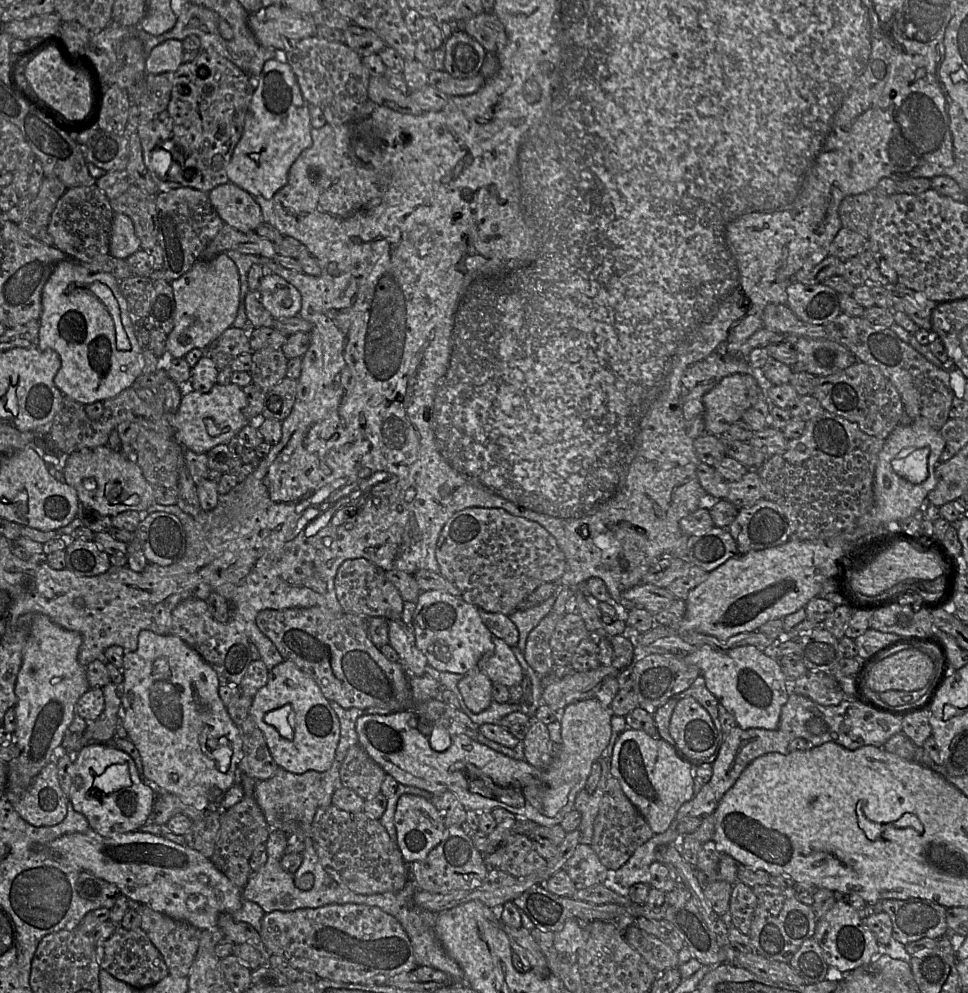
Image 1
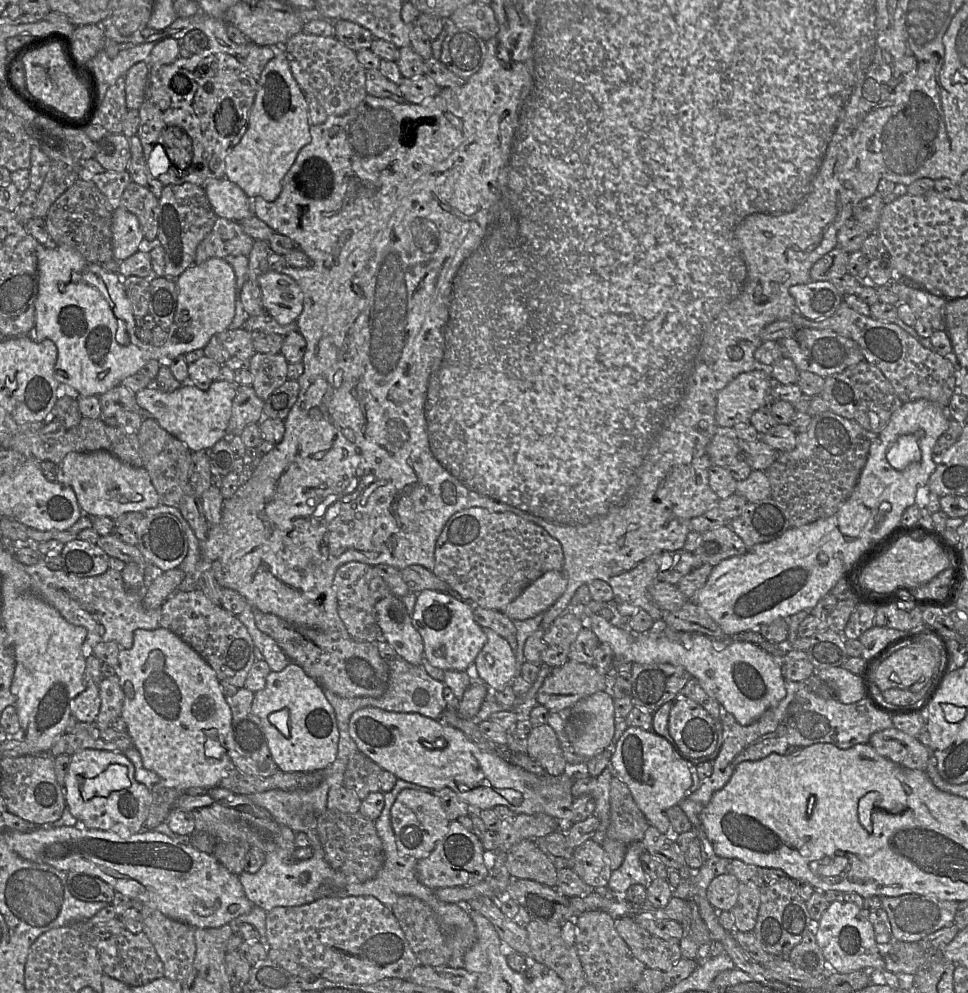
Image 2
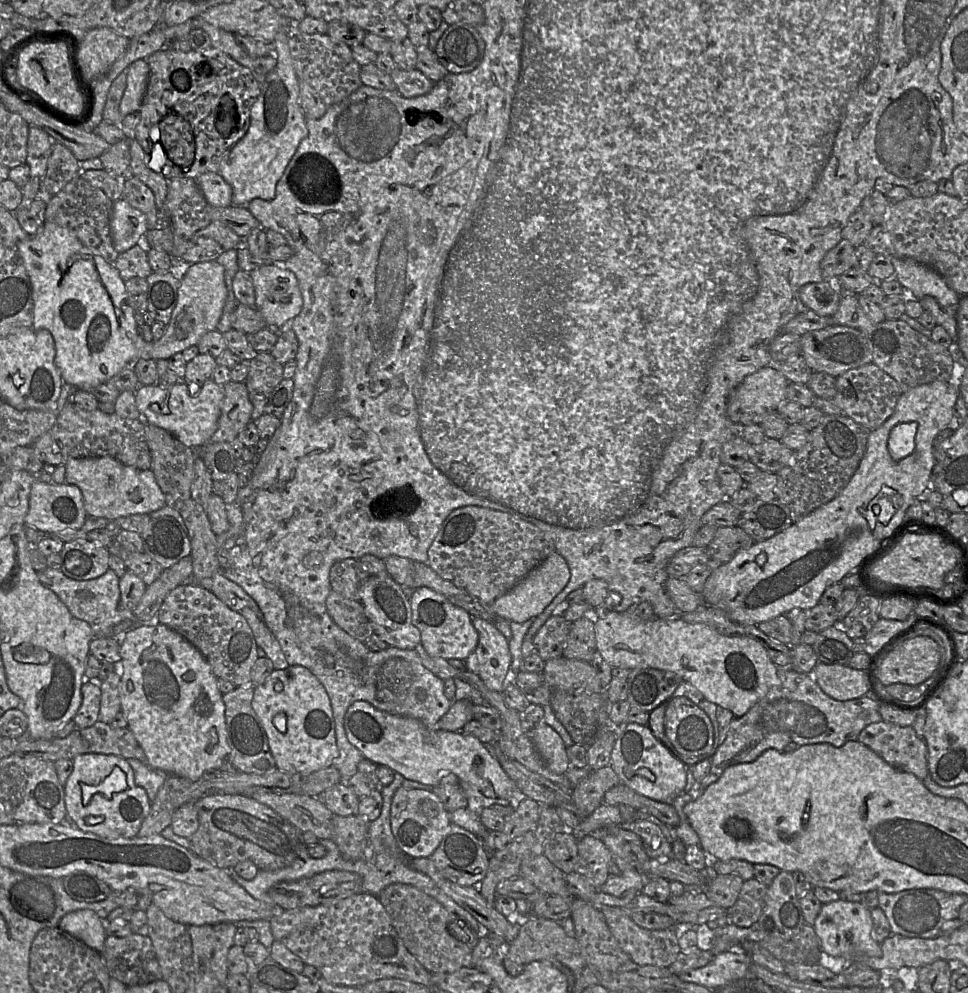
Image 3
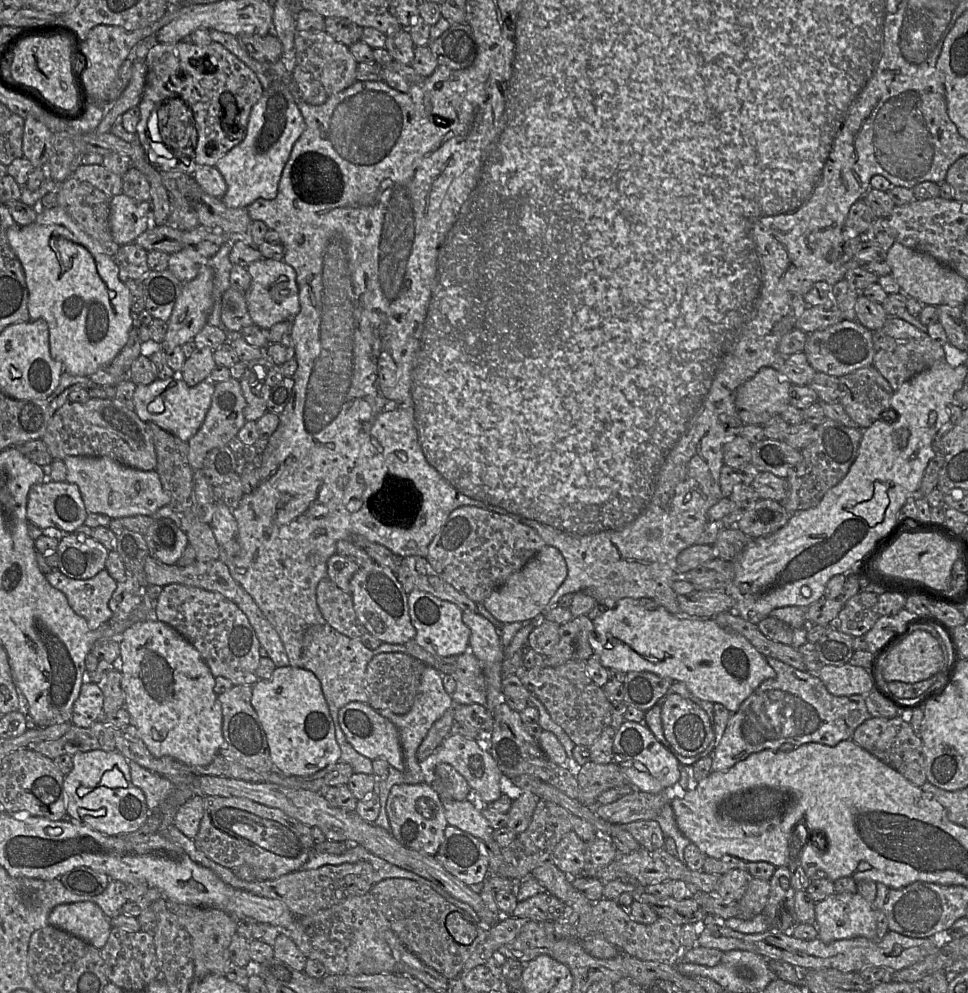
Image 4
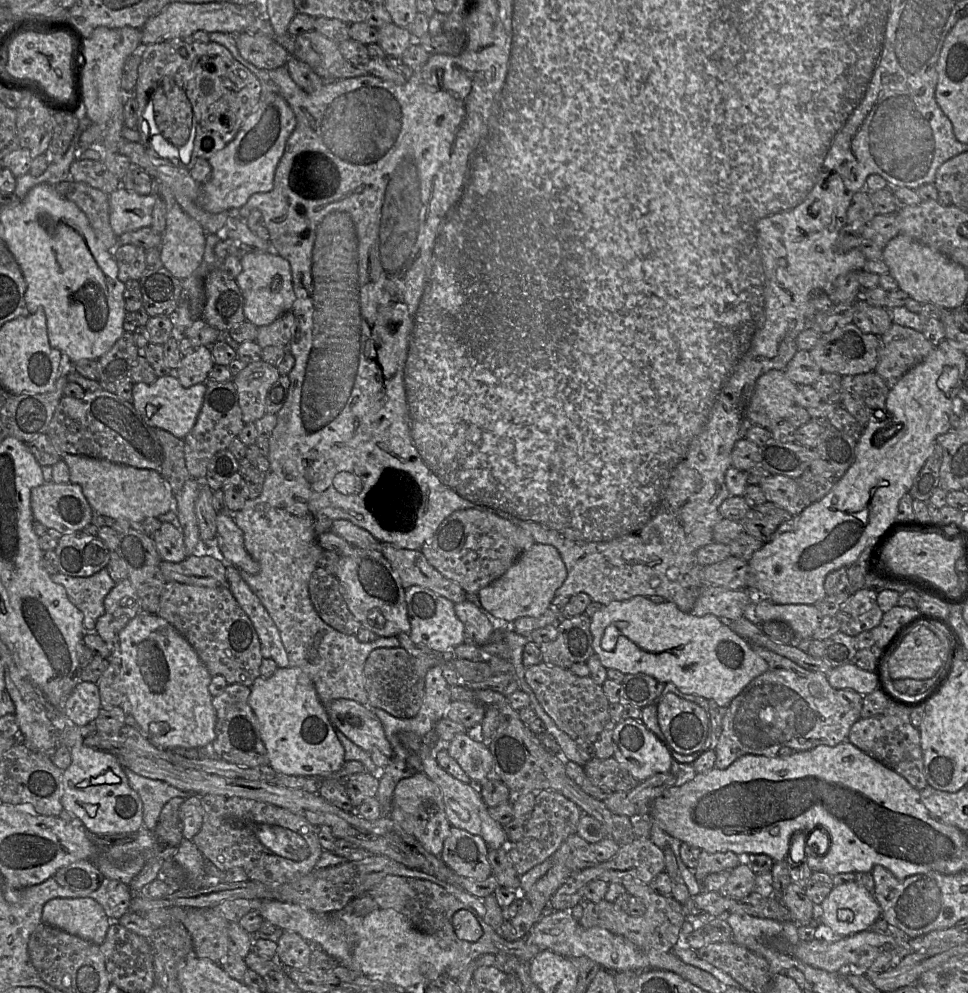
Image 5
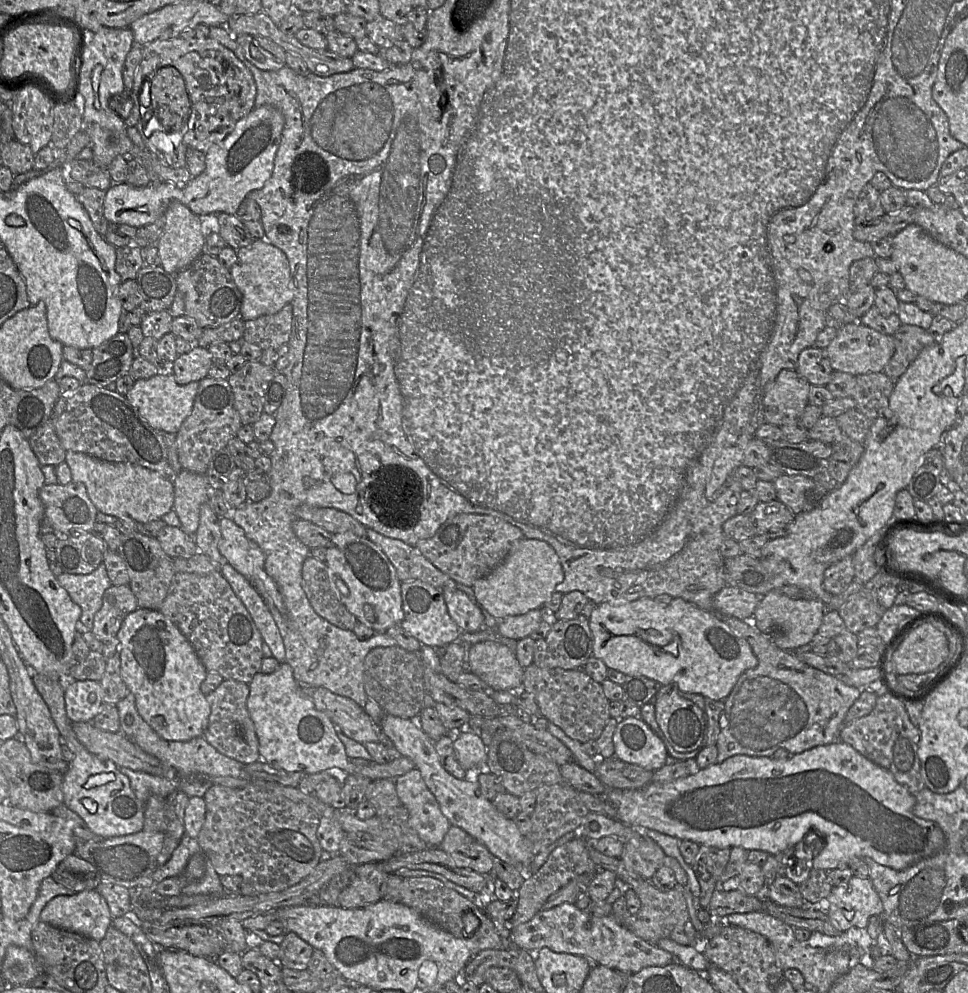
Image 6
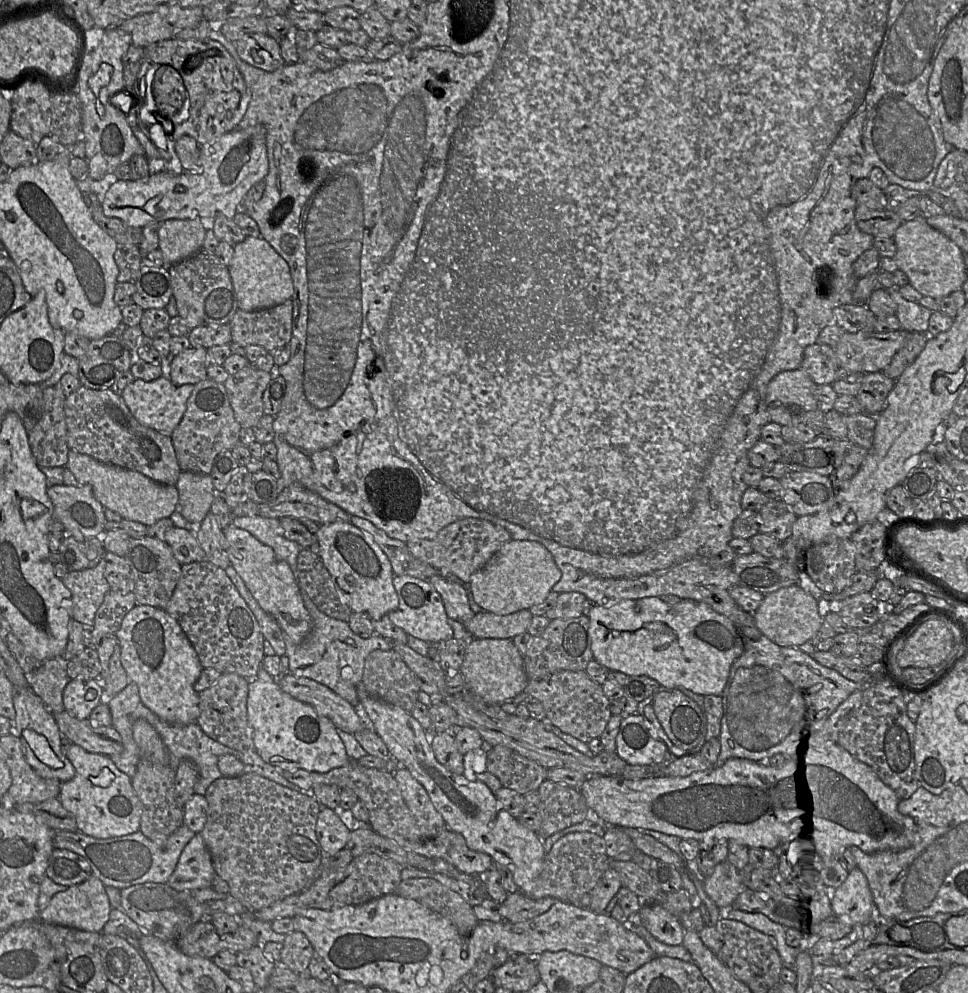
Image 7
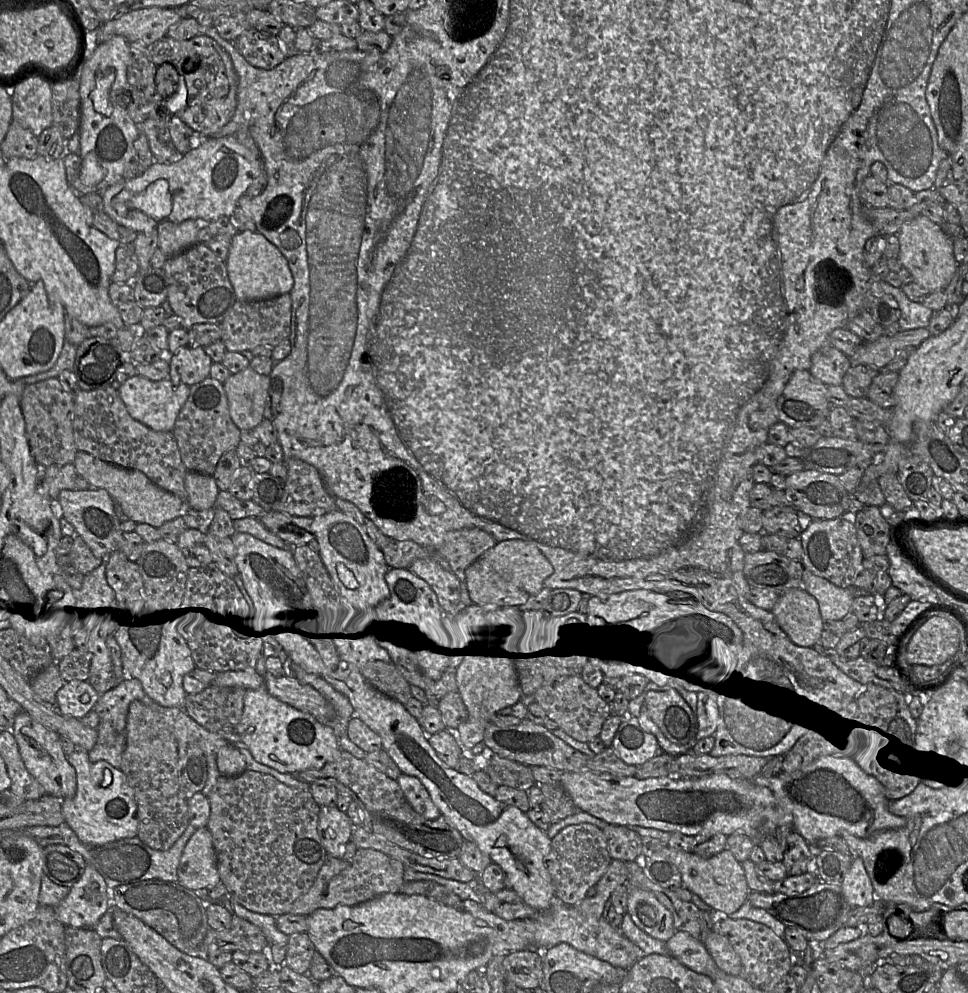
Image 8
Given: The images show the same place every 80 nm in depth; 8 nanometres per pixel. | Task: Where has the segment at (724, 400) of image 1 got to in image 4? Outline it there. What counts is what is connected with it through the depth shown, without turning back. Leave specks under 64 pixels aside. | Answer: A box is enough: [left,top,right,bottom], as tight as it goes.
[736,369,792,425]

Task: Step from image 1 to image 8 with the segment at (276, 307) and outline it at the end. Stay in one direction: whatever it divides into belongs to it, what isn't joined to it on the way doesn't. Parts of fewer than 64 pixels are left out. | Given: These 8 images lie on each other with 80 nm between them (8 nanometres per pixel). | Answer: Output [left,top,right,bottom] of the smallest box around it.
[225,231,294,301]

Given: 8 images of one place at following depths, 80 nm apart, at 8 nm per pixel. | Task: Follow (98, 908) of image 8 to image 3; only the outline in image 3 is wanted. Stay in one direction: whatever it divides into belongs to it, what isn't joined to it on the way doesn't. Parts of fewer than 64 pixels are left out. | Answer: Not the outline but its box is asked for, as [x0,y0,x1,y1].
[58,909,107,953]

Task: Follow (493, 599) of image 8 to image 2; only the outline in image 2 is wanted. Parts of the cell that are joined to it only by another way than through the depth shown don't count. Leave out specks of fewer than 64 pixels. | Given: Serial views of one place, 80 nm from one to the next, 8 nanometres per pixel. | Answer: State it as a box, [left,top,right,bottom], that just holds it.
[503,571,567,620]

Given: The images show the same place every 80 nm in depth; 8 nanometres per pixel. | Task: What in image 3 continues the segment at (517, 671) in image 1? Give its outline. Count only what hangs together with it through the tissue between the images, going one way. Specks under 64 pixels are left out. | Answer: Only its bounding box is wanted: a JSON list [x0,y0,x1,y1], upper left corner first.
[472,618,512,693]

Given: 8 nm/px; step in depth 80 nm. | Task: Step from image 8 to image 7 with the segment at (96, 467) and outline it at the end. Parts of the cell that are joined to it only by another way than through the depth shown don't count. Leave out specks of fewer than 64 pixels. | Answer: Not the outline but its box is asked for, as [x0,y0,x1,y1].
[66,450,179,526]

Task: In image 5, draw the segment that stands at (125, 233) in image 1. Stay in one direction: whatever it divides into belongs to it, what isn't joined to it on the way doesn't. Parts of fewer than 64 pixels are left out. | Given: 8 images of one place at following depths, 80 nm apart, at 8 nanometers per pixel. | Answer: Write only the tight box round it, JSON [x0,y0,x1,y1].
[109,186,157,235]

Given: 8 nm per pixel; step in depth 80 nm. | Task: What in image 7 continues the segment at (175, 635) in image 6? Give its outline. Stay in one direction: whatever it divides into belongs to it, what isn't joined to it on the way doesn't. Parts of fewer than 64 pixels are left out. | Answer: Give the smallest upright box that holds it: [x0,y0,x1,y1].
[117,604,203,723]

